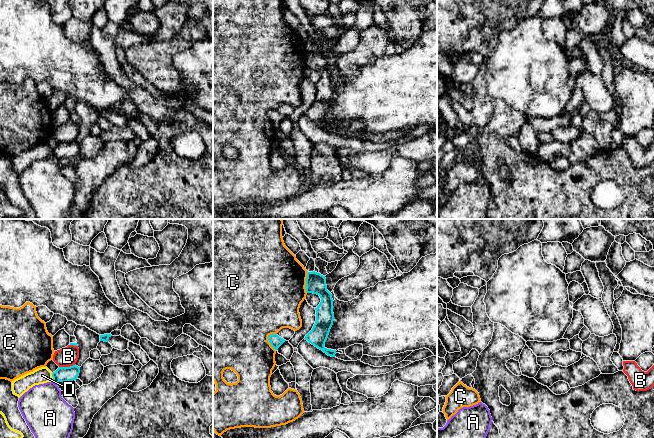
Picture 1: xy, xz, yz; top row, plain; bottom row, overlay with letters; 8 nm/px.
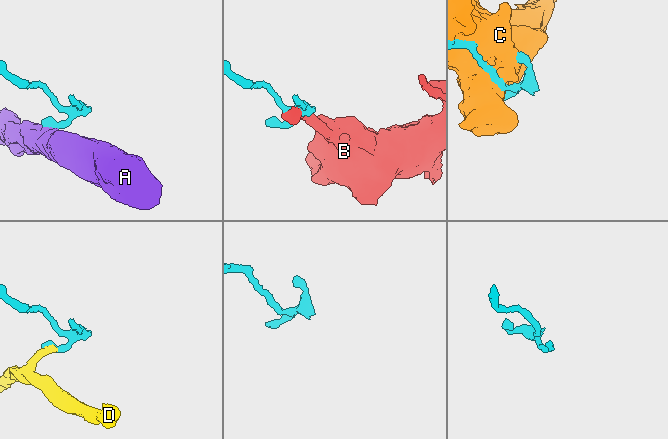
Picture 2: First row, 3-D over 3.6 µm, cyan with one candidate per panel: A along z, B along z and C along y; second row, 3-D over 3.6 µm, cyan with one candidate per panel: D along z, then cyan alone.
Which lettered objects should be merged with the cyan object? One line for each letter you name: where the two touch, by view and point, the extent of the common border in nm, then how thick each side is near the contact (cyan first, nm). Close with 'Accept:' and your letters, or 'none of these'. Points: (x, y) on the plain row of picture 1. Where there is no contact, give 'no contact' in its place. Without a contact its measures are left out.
Accept: none of these

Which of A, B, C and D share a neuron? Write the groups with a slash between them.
A / B / C / D

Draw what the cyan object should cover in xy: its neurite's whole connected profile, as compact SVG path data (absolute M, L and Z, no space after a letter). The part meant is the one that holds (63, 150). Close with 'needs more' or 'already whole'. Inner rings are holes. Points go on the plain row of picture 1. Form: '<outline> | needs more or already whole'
M73 141L70 143L59 143L55 148L52 149L53 158L72 158L76 156L80 149L80 143Z | already whole

